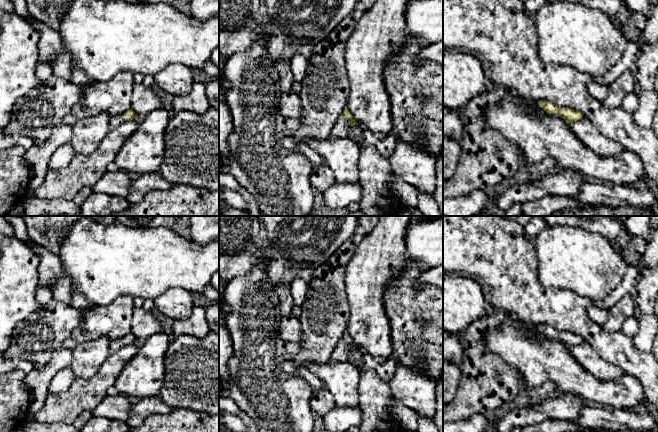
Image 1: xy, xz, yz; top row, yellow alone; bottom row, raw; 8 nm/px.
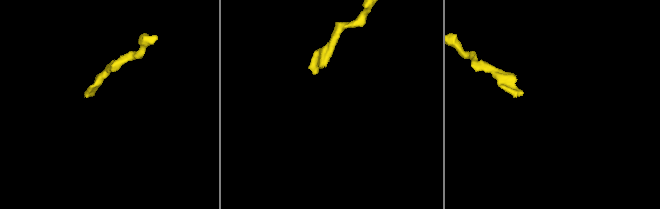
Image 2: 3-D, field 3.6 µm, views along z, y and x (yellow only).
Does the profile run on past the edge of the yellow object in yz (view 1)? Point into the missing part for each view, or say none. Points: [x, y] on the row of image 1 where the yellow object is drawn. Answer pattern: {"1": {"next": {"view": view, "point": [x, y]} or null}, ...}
{"1": {"next": null}}

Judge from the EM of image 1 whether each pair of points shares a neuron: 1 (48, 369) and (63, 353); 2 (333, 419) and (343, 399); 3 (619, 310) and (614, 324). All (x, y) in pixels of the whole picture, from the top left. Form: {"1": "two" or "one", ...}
{"1": "one", "2": "two", "3": "one"}

